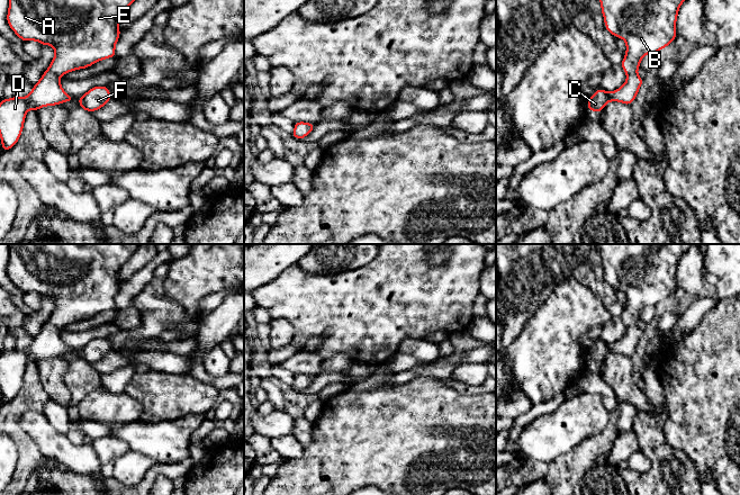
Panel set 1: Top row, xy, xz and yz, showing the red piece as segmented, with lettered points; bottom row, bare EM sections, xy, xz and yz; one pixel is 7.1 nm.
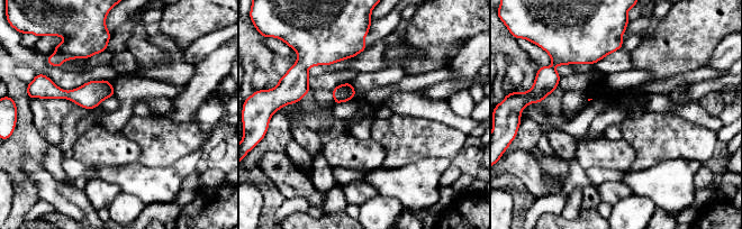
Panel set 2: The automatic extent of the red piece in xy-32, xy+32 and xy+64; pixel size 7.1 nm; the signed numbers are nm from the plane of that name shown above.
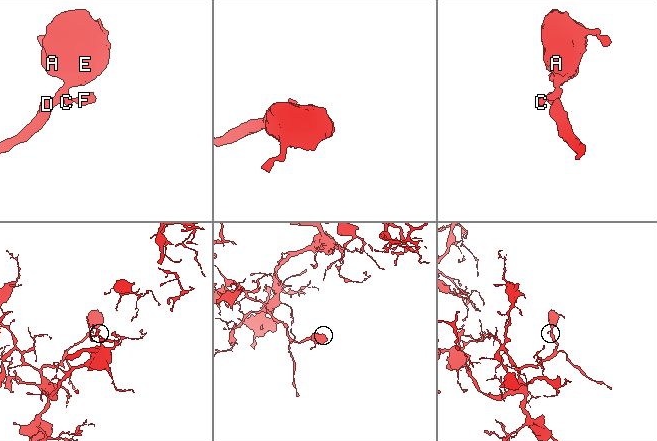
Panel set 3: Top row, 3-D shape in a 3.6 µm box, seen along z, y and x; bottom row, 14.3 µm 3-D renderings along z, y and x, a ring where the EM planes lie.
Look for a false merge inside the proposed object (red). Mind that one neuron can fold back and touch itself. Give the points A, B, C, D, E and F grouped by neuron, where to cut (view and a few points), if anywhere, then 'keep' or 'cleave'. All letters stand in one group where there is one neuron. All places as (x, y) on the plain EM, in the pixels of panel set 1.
groups A B C D E F; cut none; keep

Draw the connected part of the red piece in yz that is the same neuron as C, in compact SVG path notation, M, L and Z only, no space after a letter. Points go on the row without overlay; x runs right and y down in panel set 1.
M599 244L599 254L607 284L626 295L626 305L621 317L625 323L626 334L613 344L598 340L587 354L587 361L601 364L608 353L631 357L643 334L637 325L646 306L668 298L676 289L676 271L680 256L694 244Z

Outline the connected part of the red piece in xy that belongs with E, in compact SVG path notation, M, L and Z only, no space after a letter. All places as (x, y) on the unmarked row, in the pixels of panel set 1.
M9 244L9 279L24 294L37 292L42 297L52 297L55 308L29 346L0 353L2 404L11 400L20 390L28 361L37 363L40 359L73 354L73 349L61 339L61 327L116 308L115 297L120 287L118 271L138 246L139 244Z

